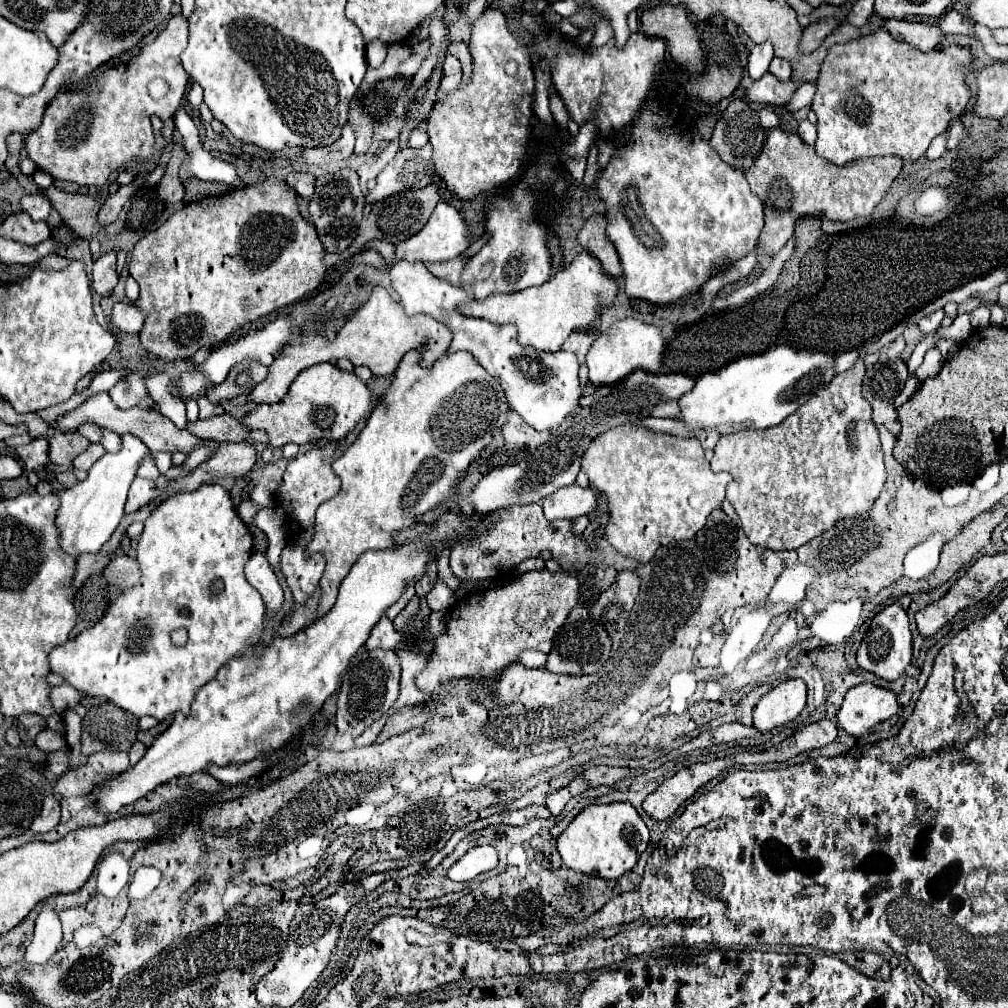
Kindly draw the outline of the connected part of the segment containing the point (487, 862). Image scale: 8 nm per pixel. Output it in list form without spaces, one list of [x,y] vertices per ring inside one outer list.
[[[475,845],[467,855],[457,859],[453,867],[447,871],[451,881],[471,881],[479,873],[491,871],[497,867],[497,851],[491,845]]]

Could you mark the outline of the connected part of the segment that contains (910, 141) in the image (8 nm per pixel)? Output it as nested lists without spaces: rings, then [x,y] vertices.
[[[883,27],[865,37],[833,45],[821,65],[817,93],[813,97],[813,111],[819,119],[815,141],[817,153],[835,165],[875,155],[899,155],[905,161],[917,161],[925,155],[931,141],[945,131],[949,121],[965,111],[971,99],[965,71],[971,69],[971,59],[971,51],[959,45],[923,53],[907,43],[895,41]]]

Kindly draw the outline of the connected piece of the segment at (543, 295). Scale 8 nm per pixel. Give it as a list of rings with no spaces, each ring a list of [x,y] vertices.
[[[581,253],[573,259],[569,267],[553,275],[549,281],[537,287],[527,287],[517,293],[495,293],[485,301],[469,301],[461,305],[463,313],[471,317],[481,317],[497,325],[513,323],[519,329],[519,343],[533,345],[539,351],[559,351],[563,341],[577,329],[585,329],[593,323],[597,309],[611,305],[617,297],[617,281],[605,273],[597,257],[591,253]]]

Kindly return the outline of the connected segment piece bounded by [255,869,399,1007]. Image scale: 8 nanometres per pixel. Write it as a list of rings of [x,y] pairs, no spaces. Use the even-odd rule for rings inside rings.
[[[389,869],[389,871],[379,871],[379,873],[371,873],[367,875],[361,885],[357,887],[355,893],[345,895],[345,885],[339,887],[337,893],[333,893],[331,897],[313,901],[313,903],[305,903],[297,909],[291,925],[289,925],[289,935],[287,935],[287,945],[281,953],[281,957],[277,959],[275,967],[263,975],[257,983],[255,983],[255,995],[257,1001],[265,1007],[291,1007],[293,1003],[297,1003],[305,989],[319,977],[319,973],[327,967],[329,957],[337,945],[337,937],[339,937],[339,927],[343,921],[343,915],[355,905],[355,901],[361,895],[367,895],[371,891],[375,891],[375,887],[379,883],[383,883],[385,879],[391,877],[399,877],[399,869]]]

